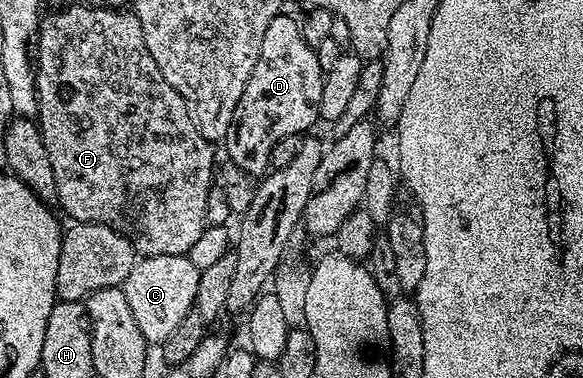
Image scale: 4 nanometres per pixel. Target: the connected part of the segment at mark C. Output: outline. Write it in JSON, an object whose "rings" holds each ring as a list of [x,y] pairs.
{"rings":[[[150,255],[134,263],[123,289],[130,313],[134,313],[134,321],[138,321],[138,327],[149,344],[163,344],[164,339],[178,329],[182,317],[195,308],[200,273],[188,255]]]}

